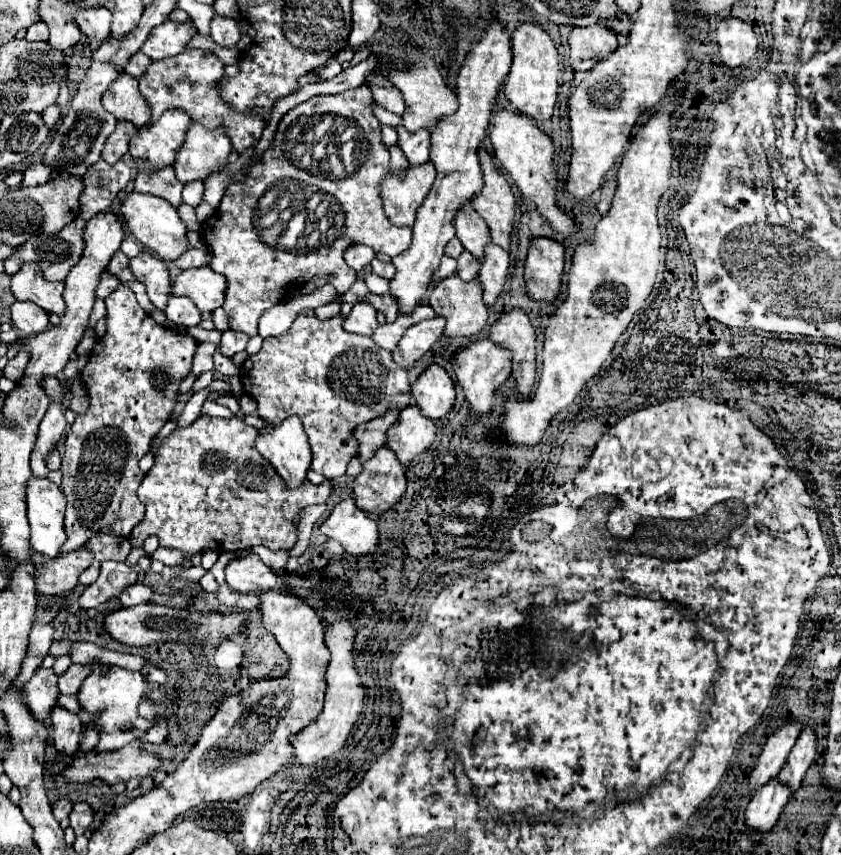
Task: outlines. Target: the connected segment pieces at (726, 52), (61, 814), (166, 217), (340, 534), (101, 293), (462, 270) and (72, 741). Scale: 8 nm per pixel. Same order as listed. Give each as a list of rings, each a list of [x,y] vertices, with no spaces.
[[[726,17],[716,29],[716,41],[720,45],[722,63],[728,67],[748,65],[758,51],[758,39],[752,23],[736,17]]]
[[[58,799],[52,803],[52,813],[54,813],[56,821],[62,821],[64,817],[68,817],[70,811],[72,811],[72,803],[68,799]]]
[[[128,189],[128,195],[126,195],[126,199],[120,207],[120,213],[124,217],[126,227],[136,237],[136,241],[146,245],[160,259],[176,261],[178,257],[182,257],[190,249],[190,243],[188,243],[188,237],[186,237],[186,233],[188,233],[186,223],[180,219],[178,209],[170,207],[170,203],[166,203],[164,199],[158,199],[154,195],[142,195],[142,193]]]
[[[342,499],[334,505],[330,517],[320,525],[322,535],[336,539],[352,555],[368,555],[378,549],[376,519],[360,511],[354,499]]]
[[[104,271],[104,273],[102,273],[102,279],[100,279],[100,283],[98,283],[96,297],[100,297],[100,299],[108,297],[108,295],[118,287],[118,285],[120,285],[120,281],[118,281],[114,275],[110,275],[108,271]]]
[[[462,251],[460,257],[458,257],[458,269],[456,269],[456,275],[462,279],[462,281],[470,281],[478,275],[478,269],[480,269],[480,259],[474,259],[474,255],[470,255],[470,251]]]
[[[62,707],[52,709],[52,747],[60,757],[76,757],[82,721]]]

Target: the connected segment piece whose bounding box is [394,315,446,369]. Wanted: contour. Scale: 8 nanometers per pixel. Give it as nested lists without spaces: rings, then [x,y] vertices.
[[[436,315],[434,319],[420,321],[412,325],[406,335],[400,339],[398,347],[394,349],[394,361],[408,369],[414,361],[418,361],[442,335],[446,319]]]

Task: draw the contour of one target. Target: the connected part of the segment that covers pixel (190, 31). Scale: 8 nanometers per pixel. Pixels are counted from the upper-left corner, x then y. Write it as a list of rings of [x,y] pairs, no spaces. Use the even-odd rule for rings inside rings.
[[[168,19],[150,31],[150,35],[140,51],[154,61],[174,57],[174,55],[186,51],[186,45],[194,39],[196,33],[198,33],[198,29],[194,23],[190,23],[190,21],[174,23]]]

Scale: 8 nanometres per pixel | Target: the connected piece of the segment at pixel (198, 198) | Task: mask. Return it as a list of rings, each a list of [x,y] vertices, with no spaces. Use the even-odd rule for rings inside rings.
[[[198,181],[198,183],[186,183],[184,185],[184,195],[182,195],[184,203],[192,205],[192,207],[198,207],[204,199],[204,183]]]

